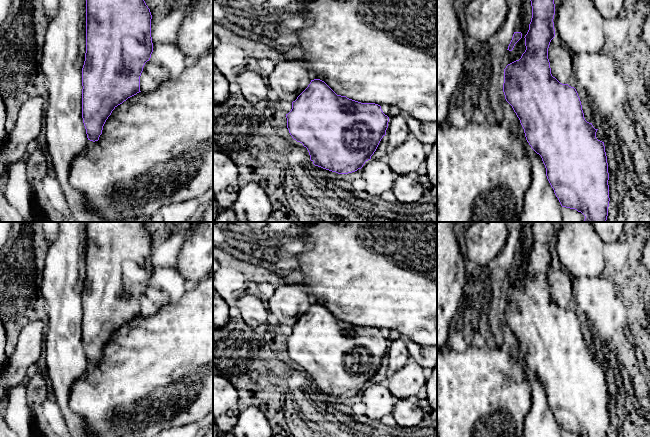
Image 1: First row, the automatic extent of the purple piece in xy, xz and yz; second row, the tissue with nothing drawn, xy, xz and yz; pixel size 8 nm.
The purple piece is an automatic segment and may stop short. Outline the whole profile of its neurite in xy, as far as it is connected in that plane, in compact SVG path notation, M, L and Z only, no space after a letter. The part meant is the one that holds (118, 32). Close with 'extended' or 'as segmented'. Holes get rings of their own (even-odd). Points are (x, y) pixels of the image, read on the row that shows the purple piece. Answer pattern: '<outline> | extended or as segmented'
M86 0L86 53L82 68L82 118L90 141L98 141L112 111L140 91L143 67L153 52L150 9L144 0Z | as segmented

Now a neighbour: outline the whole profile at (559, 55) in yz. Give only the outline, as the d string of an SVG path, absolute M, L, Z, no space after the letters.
M556 36L551 40L548 48L551 74L562 84L567 84L572 74L571 52Z

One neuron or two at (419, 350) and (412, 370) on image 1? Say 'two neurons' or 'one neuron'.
two neurons

